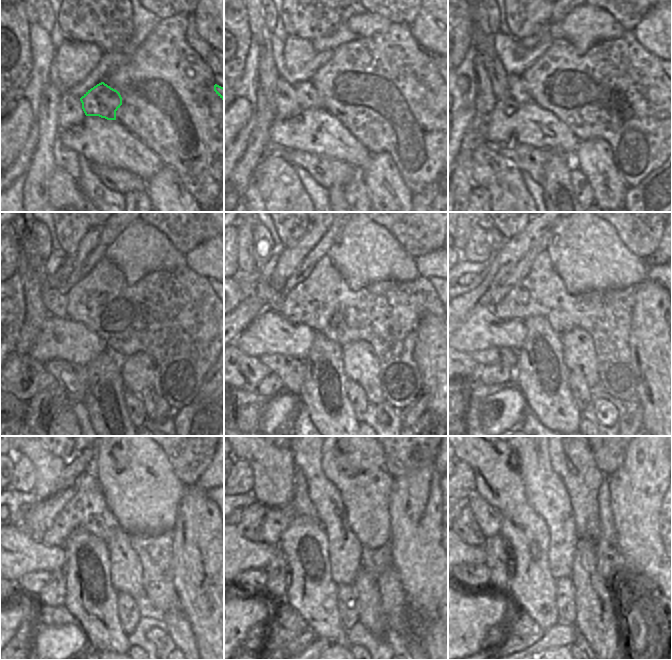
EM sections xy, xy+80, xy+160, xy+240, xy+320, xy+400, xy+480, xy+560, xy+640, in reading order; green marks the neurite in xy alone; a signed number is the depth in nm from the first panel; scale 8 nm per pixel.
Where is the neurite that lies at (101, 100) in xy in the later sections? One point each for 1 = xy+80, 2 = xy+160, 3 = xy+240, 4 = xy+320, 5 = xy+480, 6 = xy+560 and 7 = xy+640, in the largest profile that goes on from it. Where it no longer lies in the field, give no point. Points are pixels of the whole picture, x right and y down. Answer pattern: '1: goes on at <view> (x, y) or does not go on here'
1: goes on at xy+80 (308, 97)
2: goes on at xy+160 (516, 86)
3: goes on at xy+240 (55, 303)
4: goes on at xy+320 (251, 284)
5: goes on at xy+480 (20, 503)
6: goes on at xy+560 (244, 500)
7: goes on at xy+640 (468, 499)

